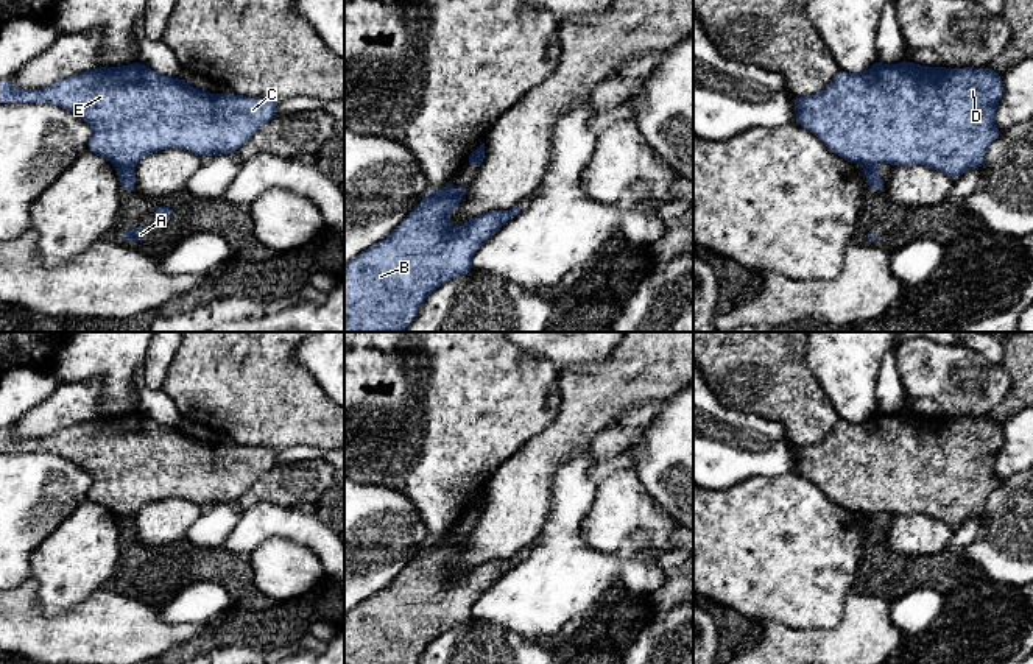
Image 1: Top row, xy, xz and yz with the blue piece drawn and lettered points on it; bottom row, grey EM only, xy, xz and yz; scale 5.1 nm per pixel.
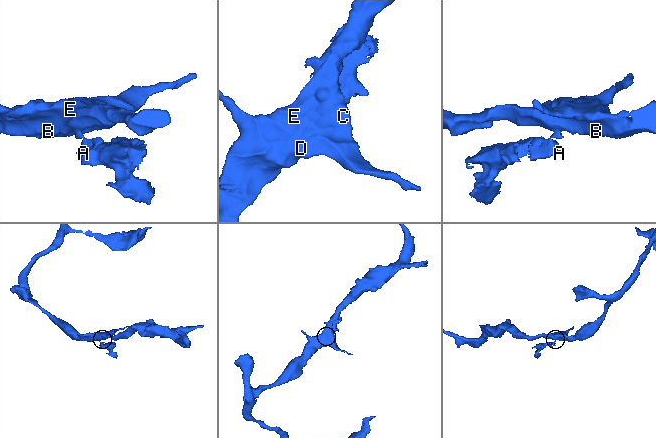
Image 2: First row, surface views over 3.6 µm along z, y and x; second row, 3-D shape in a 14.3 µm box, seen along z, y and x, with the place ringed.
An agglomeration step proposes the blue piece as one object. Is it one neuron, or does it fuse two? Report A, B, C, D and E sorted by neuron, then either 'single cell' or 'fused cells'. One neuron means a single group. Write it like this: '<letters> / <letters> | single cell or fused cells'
A / B C D E | fused cells

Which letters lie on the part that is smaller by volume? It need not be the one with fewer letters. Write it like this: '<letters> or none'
A

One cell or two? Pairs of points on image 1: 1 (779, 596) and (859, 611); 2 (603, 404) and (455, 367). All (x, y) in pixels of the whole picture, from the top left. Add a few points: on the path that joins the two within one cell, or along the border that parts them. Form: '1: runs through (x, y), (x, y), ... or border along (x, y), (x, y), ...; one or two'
1: border along (851, 591), (835, 625), (812, 628); two
2: border along (560, 371), (560, 412), (546, 427); two

